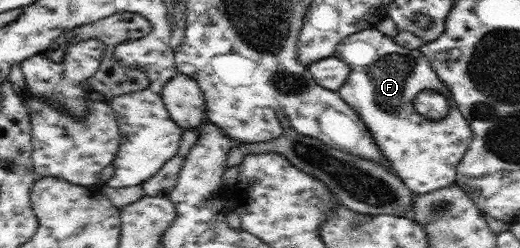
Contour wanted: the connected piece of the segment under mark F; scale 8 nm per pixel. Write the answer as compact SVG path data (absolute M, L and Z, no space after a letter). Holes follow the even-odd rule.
M373 28L345 38L334 56L347 62L350 69L347 81L338 93L363 120L377 148L391 162L392 174L415 196L455 184L458 164L473 139L473 130L452 101L450 89L432 70L432 64L420 48L402 48L391 36ZM425 90L435 90L447 100L449 111L443 119L425 119L415 111L415 98Z

